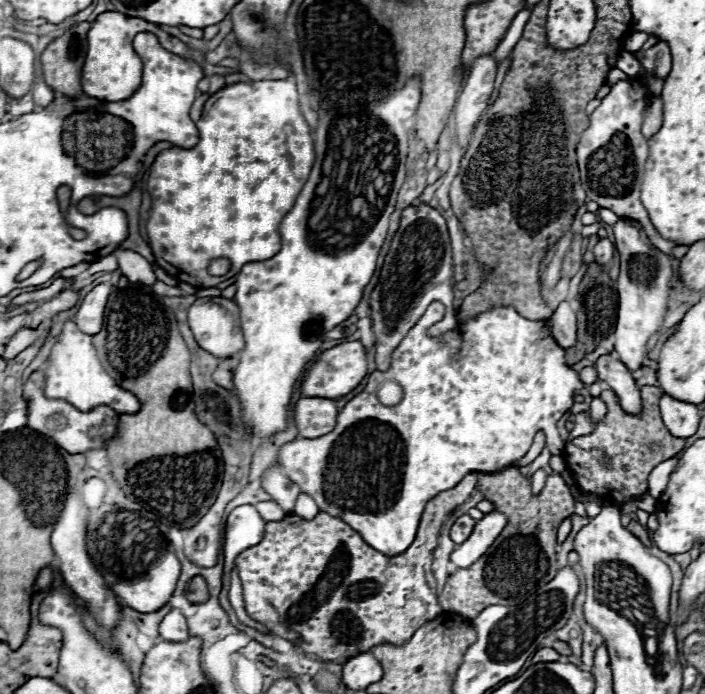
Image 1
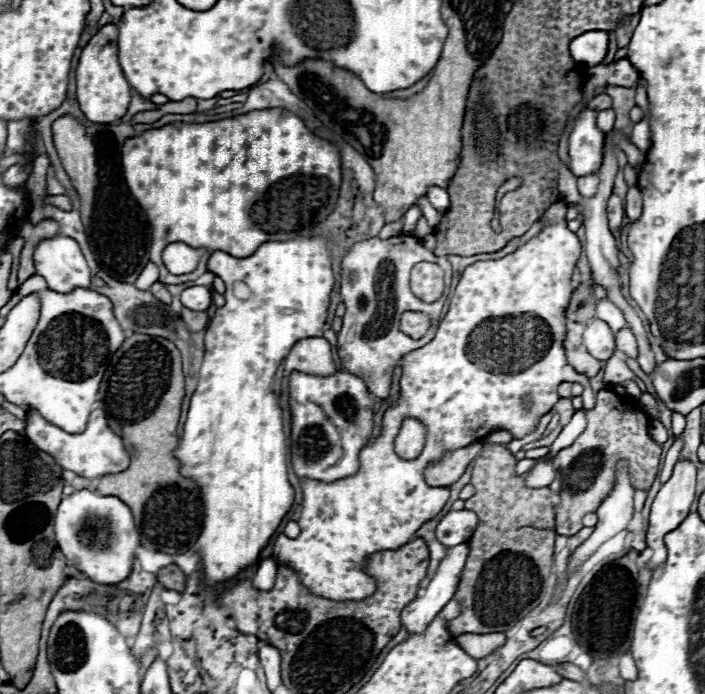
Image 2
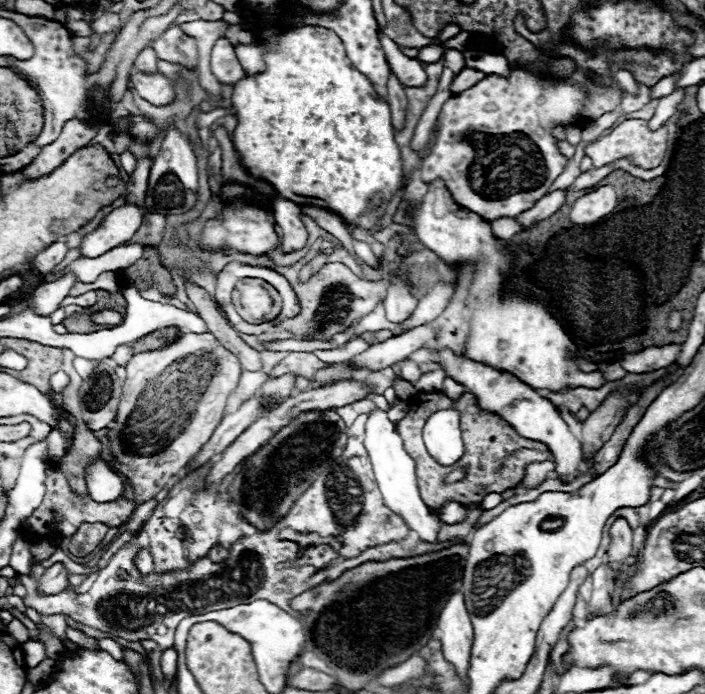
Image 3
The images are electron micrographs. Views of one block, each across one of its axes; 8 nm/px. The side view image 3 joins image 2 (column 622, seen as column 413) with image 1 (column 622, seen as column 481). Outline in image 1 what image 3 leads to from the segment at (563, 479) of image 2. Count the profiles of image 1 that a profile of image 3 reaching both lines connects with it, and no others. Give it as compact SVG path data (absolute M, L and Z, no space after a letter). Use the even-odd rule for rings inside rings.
M642 386L642 412L640 414L626 414L620 406L618 396L612 390L604 390L600 398L608 406L606 418L596 426L596 430L588 436L580 436L566 444L564 448L564 460L566 466L572 470L576 484L582 492L590 492L600 496L604 502L626 502L632 496L646 494L648 490L648 476L650 472L664 460L680 454L686 446L686 438L672 436L666 426L662 424L658 400L662 390L656 386ZM652 442L662 442L662 448L658 452L650 452ZM600 456L612 456L612 466L604 468L600 464Z

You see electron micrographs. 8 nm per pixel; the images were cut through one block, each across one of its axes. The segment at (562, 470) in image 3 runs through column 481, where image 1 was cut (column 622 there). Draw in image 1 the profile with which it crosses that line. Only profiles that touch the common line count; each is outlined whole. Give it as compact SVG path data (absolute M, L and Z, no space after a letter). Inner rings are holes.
M604 354L594 362L594 368L598 370L598 378L604 380L610 386L610 390L616 392L622 408L628 414L638 414L642 410L640 390L630 370L620 360L616 360L612 354Z

